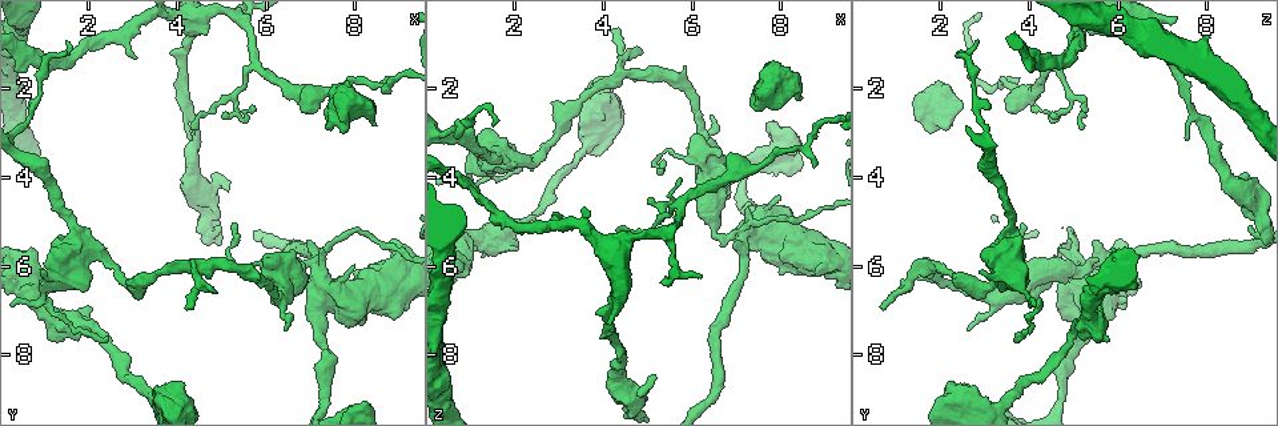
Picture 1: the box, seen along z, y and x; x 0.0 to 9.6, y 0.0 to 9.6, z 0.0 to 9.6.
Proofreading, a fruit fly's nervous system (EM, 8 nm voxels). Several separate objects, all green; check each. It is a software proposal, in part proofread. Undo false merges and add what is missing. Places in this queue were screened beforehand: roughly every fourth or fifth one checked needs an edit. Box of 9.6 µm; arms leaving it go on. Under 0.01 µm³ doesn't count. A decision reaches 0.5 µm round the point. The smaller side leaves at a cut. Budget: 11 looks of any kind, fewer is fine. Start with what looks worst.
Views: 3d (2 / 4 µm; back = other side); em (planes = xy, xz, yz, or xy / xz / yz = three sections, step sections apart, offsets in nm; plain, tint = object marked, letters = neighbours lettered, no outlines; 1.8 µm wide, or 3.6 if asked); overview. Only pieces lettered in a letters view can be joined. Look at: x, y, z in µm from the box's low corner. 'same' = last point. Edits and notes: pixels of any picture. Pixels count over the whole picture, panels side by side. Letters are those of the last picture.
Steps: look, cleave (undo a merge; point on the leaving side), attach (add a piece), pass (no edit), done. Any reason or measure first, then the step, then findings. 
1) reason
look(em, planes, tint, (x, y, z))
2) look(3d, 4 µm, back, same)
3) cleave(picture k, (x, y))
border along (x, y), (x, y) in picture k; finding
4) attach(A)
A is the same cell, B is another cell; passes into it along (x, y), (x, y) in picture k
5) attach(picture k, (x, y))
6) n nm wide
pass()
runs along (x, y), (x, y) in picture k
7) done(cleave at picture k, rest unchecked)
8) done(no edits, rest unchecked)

branch stops here
look(3d, 4 µm, (8.50, 2.90, 2.20))

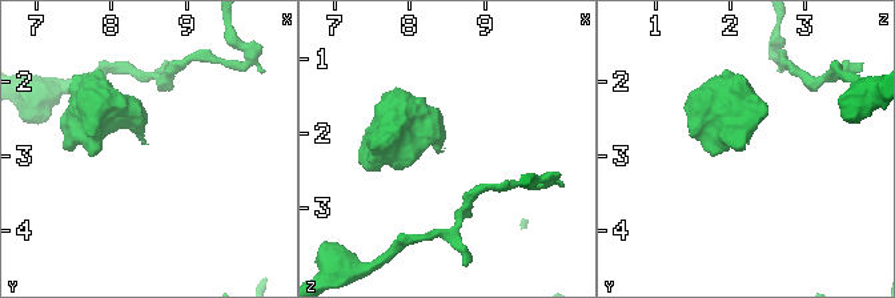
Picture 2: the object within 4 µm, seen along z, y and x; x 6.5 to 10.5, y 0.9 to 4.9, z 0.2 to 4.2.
look(em, 3.6 µm, xy, step 8, tint, (8.50, 2.85, 2.20))

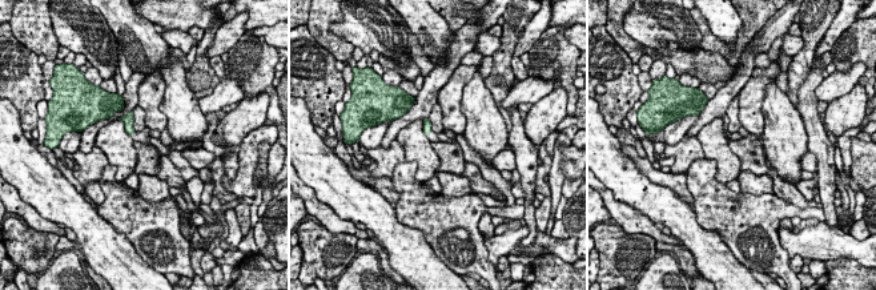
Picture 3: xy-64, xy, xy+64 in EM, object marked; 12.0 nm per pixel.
cut it another way
look(em, 3.6 µm, planes, letters, same)

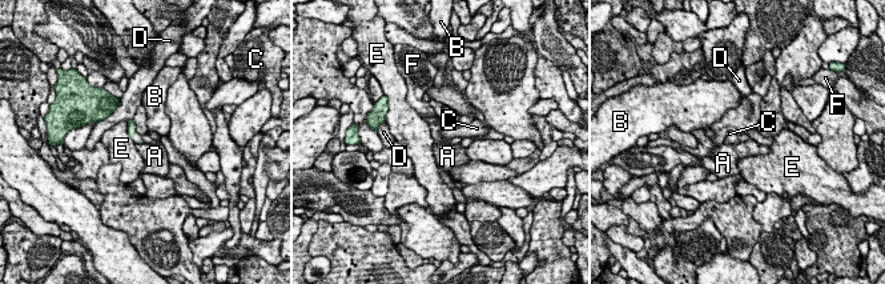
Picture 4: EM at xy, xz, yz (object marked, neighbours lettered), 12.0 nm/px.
attach(C)
C is the same cell, A, B, D, E and F are other cells; passes into it along (131, 124), (133, 136), (137, 139) in picture 4; it goes on there

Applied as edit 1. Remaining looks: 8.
look(3d, 4 µm, (1.95, 5.55, 3.60))

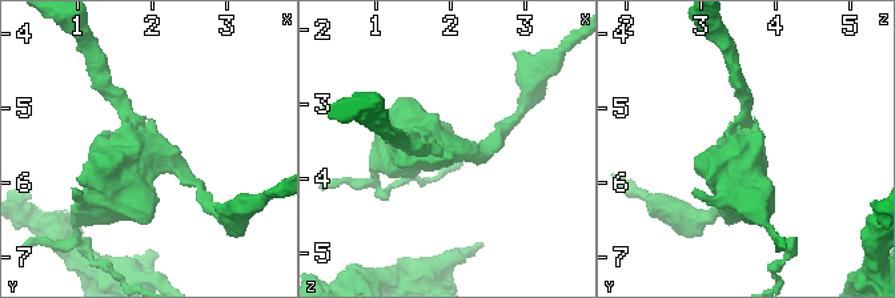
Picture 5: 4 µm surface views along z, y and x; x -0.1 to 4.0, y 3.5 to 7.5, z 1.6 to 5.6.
now the EM
look(em, 3.6 µm, yz, step 4, tint, (1.90, 5.55, 3.60))

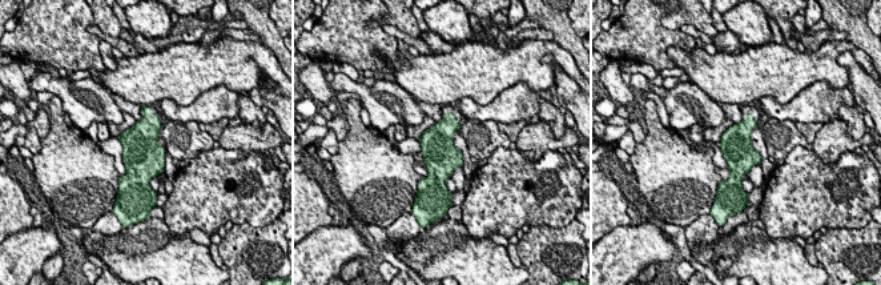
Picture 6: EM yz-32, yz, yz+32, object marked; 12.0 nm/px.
another direction
look(em, 3.6 µm, planes, letters, same)

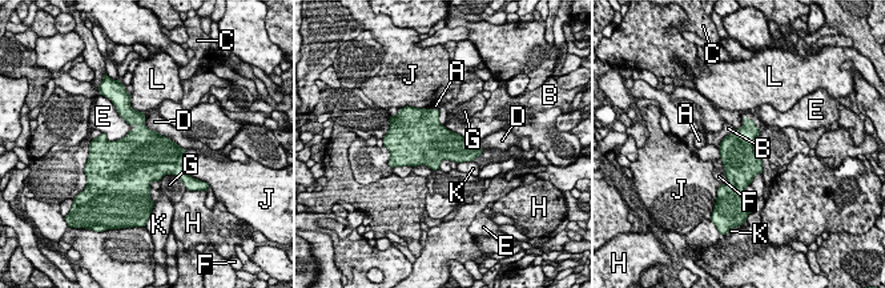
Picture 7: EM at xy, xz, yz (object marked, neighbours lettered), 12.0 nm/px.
420 nm wide
pass()
A, B, C, D, E, F, G, H, J, K and L are other cells; border along (443, 126), (478, 142) in picture 7; all the same cell

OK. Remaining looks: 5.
branch stops here
look(3d, 2 µm, (4.20, 6.95, 0.70))

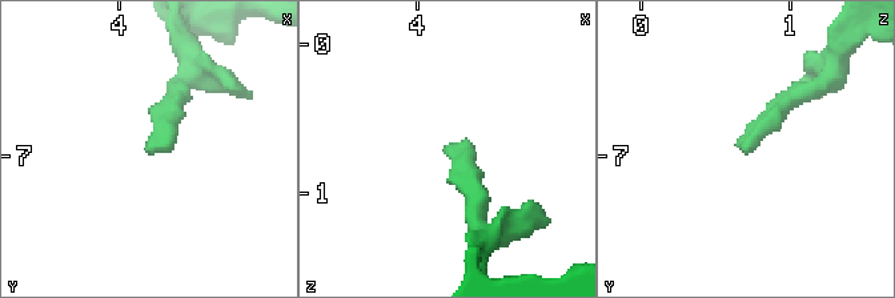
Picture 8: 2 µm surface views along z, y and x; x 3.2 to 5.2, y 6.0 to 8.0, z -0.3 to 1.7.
look(em, xz, step 8, tint, (4.20, 6.96, 0.72))

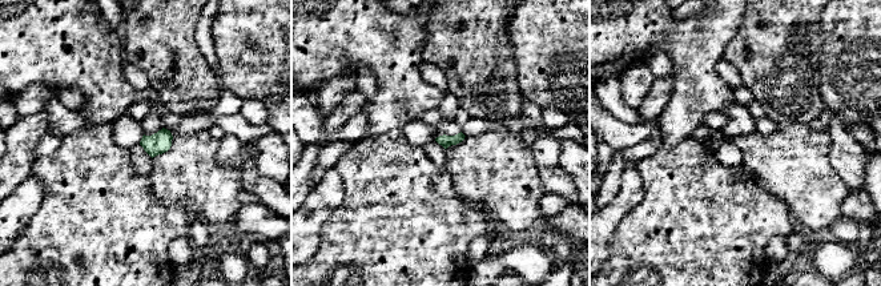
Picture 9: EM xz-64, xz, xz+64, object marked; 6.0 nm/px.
cut it another way
look(em, planes, letters, same)

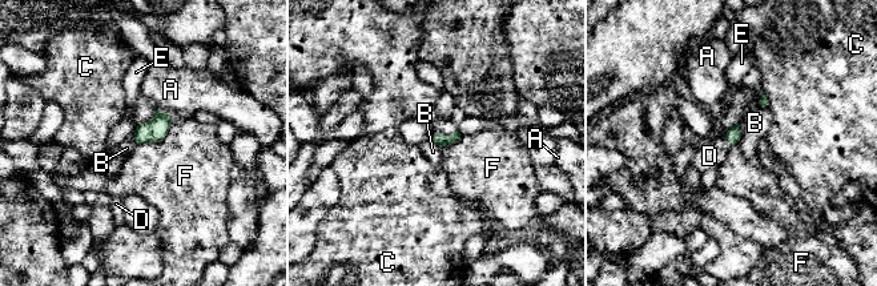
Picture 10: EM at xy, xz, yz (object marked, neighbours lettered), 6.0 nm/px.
F touches over 260 nm
attach(D)
D is the same cell, A, B, C, E and F are other cells; it goes on there

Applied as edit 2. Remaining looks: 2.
see it whole again
look(overview)

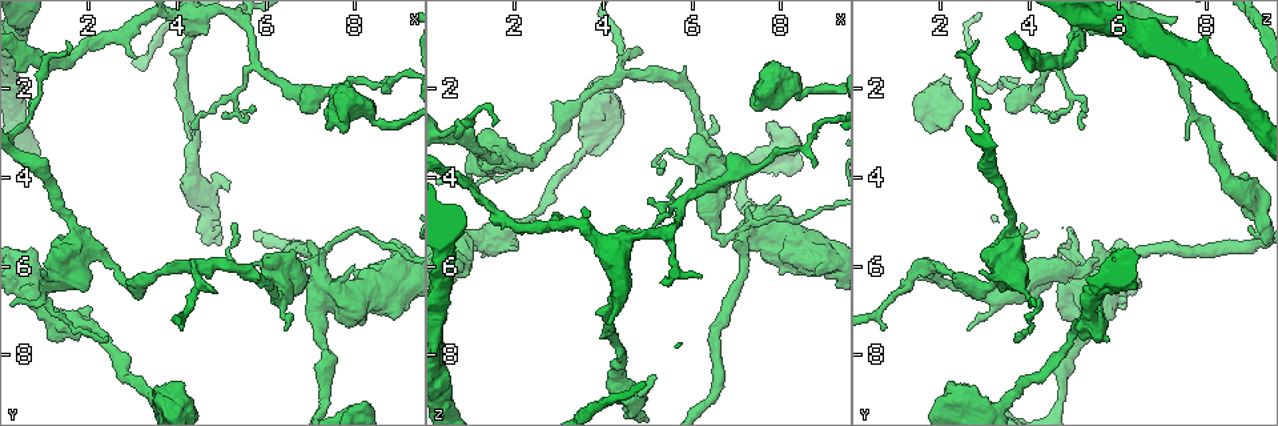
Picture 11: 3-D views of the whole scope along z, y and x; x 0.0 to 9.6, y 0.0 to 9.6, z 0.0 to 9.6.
sudden change in width
look(em, planes, letters, (2.00, 7.30, 5.05))

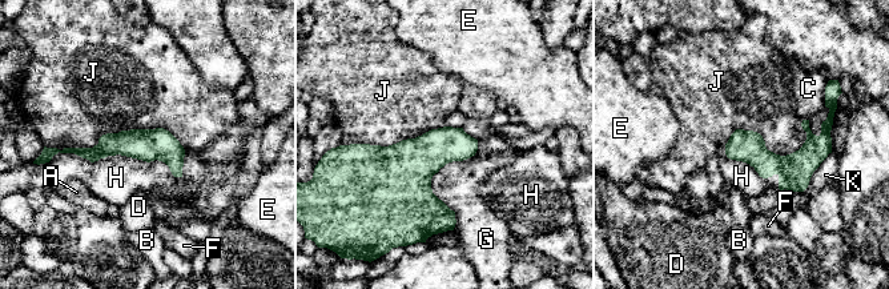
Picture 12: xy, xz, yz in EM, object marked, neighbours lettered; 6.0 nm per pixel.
190 nm wide
pass()
A, B, C, D, E, F, G, H, J and K are other cells; border along (55, 147), (165, 128), (185, 149) in picture 12; one cell here

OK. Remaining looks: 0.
done(attach at picture 4, attach at picture 10, rest unchecked)

